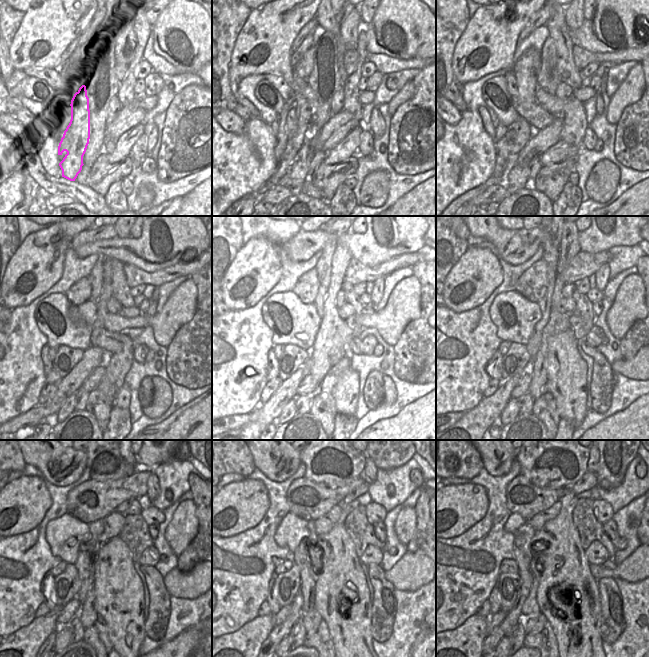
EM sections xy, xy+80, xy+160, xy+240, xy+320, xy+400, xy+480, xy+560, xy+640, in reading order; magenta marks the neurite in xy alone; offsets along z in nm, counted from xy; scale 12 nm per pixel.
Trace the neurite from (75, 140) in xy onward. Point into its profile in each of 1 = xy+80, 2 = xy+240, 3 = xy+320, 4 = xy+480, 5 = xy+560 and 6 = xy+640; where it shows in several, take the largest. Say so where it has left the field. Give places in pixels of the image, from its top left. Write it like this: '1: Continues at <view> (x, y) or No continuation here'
1: Continues at xy+80 (298, 170)
2: Continues at xy+240 (68, 407)
3: Continues at xy+320 (288, 412)
4: Continues at xy+480 (62, 638)
5: Continues at xy+560 (286, 642)
6: Continues at xy+640 (505, 641).

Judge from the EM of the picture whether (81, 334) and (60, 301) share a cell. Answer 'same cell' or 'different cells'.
same cell

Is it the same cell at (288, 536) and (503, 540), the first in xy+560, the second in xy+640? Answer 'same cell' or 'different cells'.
different cells

